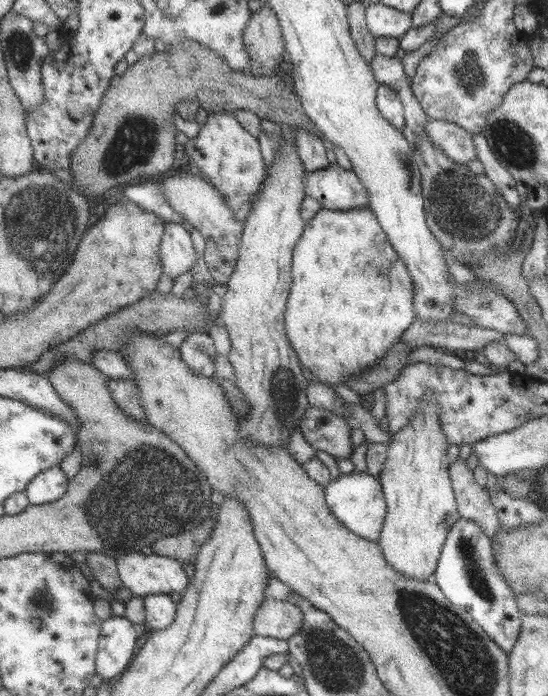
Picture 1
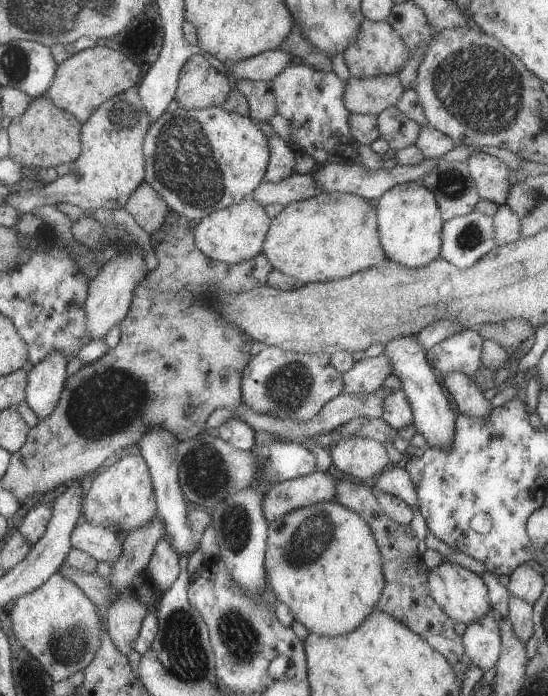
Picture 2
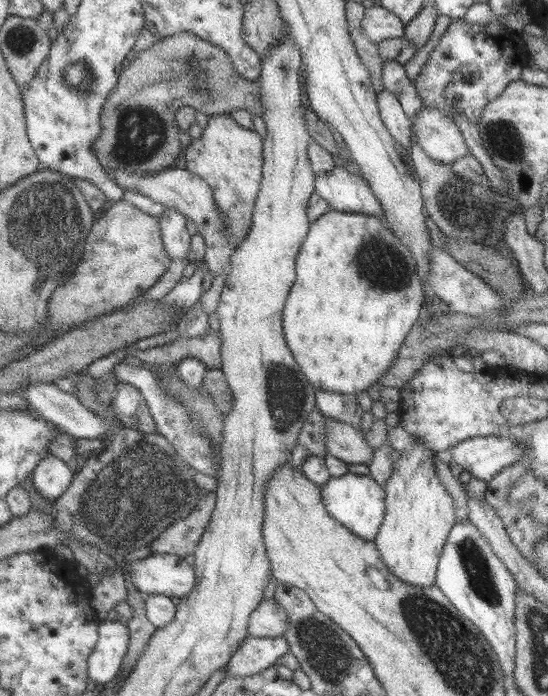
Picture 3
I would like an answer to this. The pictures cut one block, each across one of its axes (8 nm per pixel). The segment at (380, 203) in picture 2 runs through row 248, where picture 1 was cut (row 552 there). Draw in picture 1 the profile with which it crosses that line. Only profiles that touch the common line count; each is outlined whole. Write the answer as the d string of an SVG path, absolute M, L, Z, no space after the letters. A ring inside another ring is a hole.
M426 393L423 402L410 417L409 423L389 440L387 458L382 472L378 475L387 504L380 539L377 541L383 550L384 558L390 566L398 569L404 576L421 581L434 579L439 556L452 526L462 516L459 514L454 490L448 472L449 442L441 427L441 412L434 393Z

